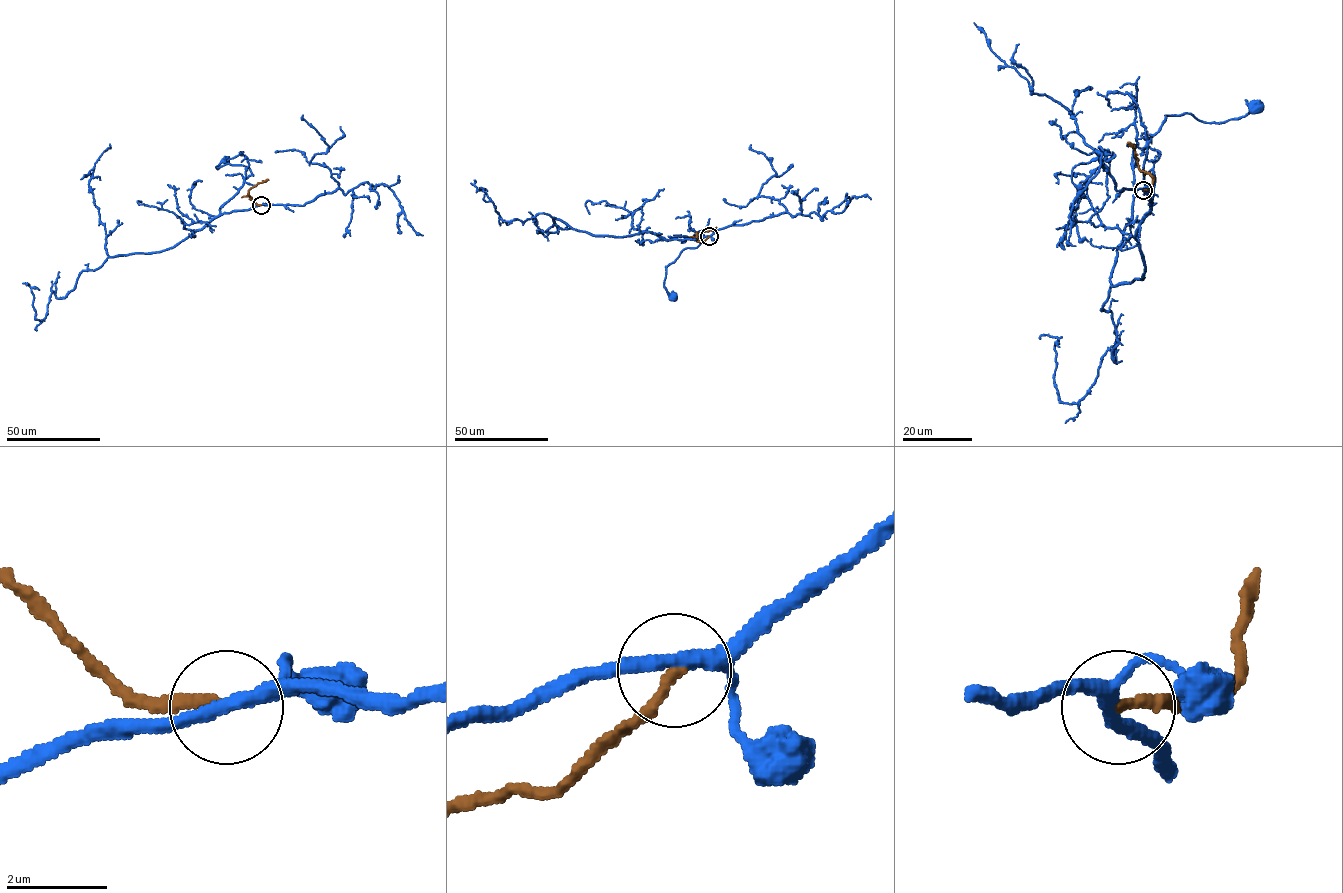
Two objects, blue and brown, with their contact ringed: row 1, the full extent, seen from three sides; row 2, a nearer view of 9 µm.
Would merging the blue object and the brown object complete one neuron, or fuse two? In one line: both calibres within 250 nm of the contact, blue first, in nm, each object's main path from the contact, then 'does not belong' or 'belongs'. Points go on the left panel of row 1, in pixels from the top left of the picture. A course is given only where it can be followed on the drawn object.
300 nm thick on the blue side, 200 nm on the other; blue runs (261, 205), (220, 213), (220, 208), (253, 175), (242, 165), (216, 167), (224, 160); brown runs (261, 205), (251, 200), (248, 190), (268, 180); does not belong

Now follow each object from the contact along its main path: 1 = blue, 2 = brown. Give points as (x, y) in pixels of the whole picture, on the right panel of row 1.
1: (1143, 190), (1151, 206), (1144, 160), (1150, 135), (1165, 116), (1190, 113), (1220, 123), (1256, 106)
2: (1144, 190), (1149, 190), (1153, 180), (1138, 168), (1135, 150), (1127, 144)

